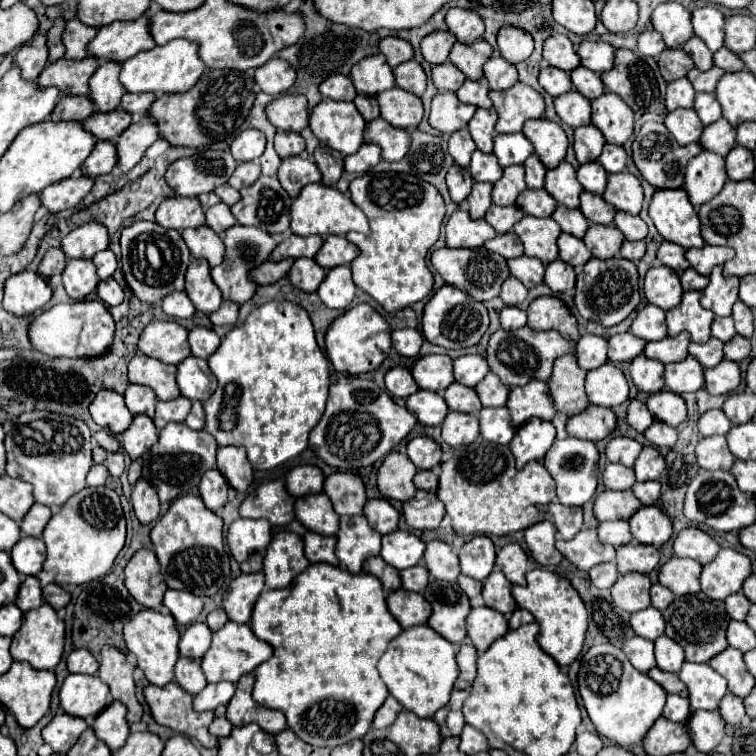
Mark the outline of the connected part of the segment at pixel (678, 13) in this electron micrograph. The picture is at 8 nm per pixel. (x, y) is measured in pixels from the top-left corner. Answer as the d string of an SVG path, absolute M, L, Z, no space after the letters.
M663 3L653 11L653 29L661 33L667 47L683 47L687 39L693 37L691 13L679 3Z

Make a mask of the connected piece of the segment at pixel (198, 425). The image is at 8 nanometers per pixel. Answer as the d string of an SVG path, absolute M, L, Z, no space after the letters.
M199 401L193 403L185 423L191 427L191 429L203 429L205 427L205 413L203 413L203 405Z

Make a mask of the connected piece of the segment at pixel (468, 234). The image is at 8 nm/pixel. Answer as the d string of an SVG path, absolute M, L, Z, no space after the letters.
M457 209L449 217L445 233L447 247L481 247L487 239L493 239L497 235L485 219L473 221L465 209Z

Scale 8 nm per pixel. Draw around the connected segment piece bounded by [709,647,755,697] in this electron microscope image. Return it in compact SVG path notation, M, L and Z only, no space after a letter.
M727 647L721 655L715 655L709 665L729 681L729 691L737 697L747 697L755 687L755 679L743 663L743 653L733 647Z

